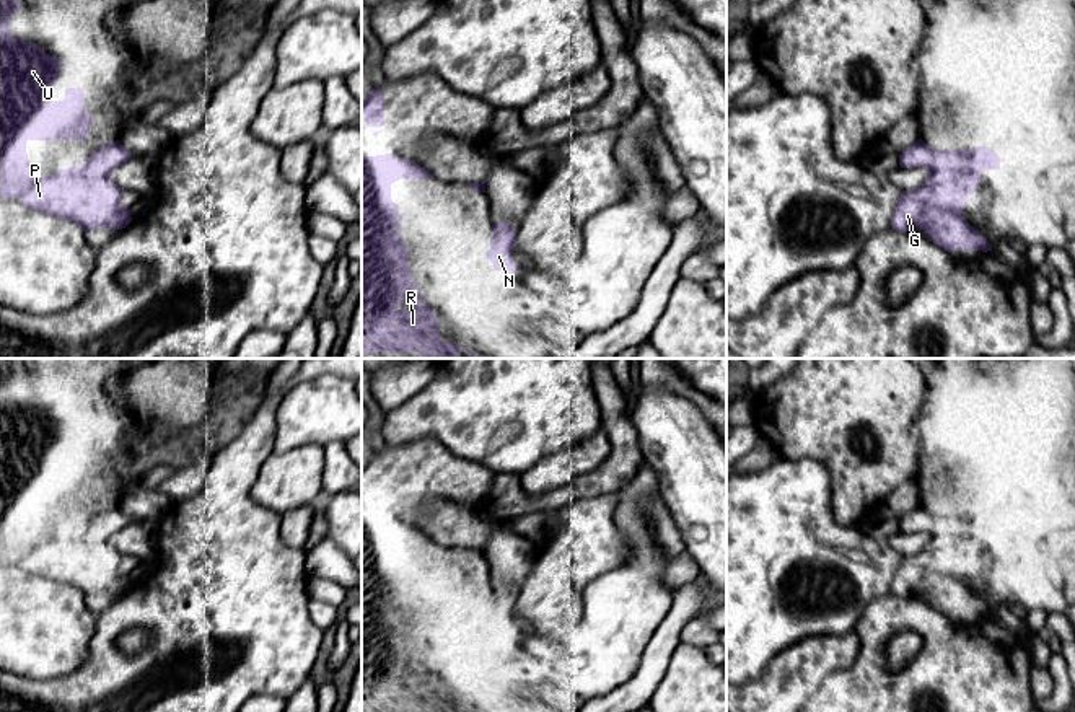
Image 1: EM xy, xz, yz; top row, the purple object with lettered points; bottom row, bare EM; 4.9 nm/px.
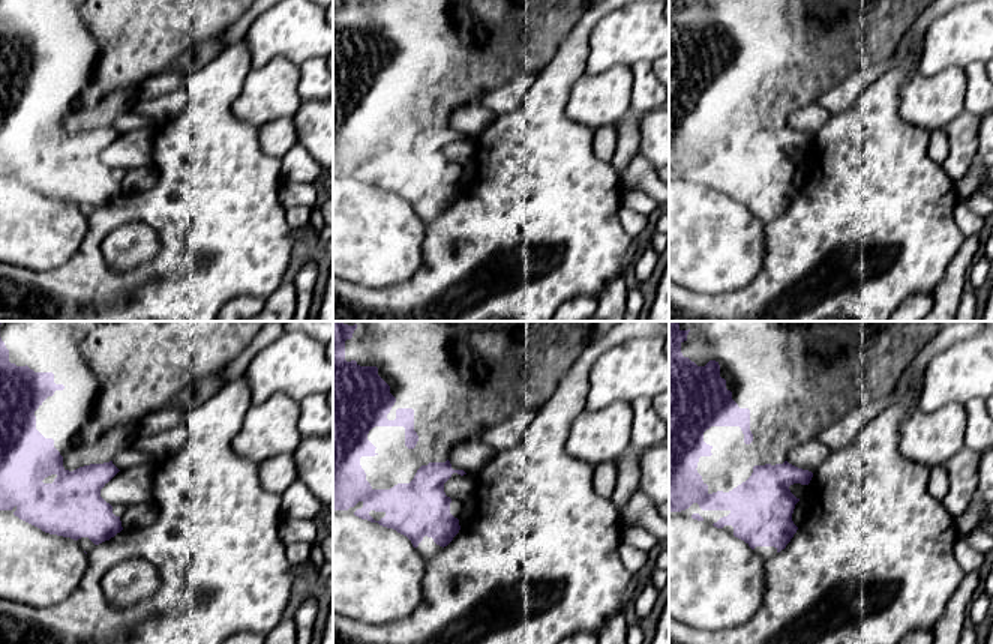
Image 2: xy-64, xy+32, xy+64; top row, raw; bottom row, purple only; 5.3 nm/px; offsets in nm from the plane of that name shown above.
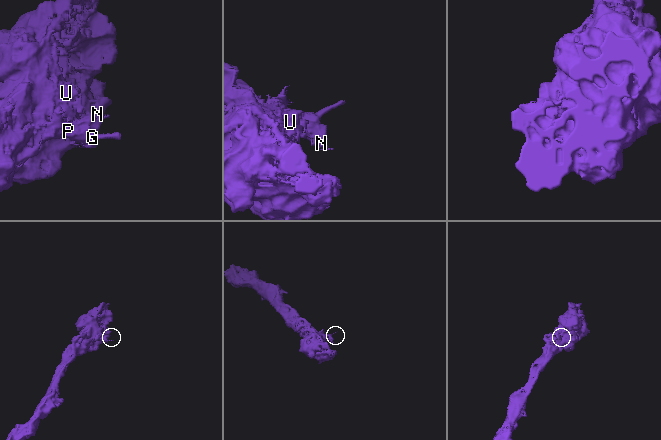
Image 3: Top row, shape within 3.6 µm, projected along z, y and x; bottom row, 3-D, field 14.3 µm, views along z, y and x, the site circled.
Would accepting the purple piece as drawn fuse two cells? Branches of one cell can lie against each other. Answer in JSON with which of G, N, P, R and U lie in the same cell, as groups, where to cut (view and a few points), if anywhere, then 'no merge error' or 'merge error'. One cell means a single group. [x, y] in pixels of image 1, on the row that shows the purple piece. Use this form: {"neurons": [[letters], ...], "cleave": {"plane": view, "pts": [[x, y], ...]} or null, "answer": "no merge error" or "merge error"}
{"neurons": [["G", "N", "P", "R", "U"]], "cleave": null, "answer": "no merge error"}

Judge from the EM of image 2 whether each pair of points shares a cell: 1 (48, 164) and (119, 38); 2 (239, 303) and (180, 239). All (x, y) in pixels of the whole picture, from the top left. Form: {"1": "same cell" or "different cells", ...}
{"1": "different cells", "2": "different cells"}

